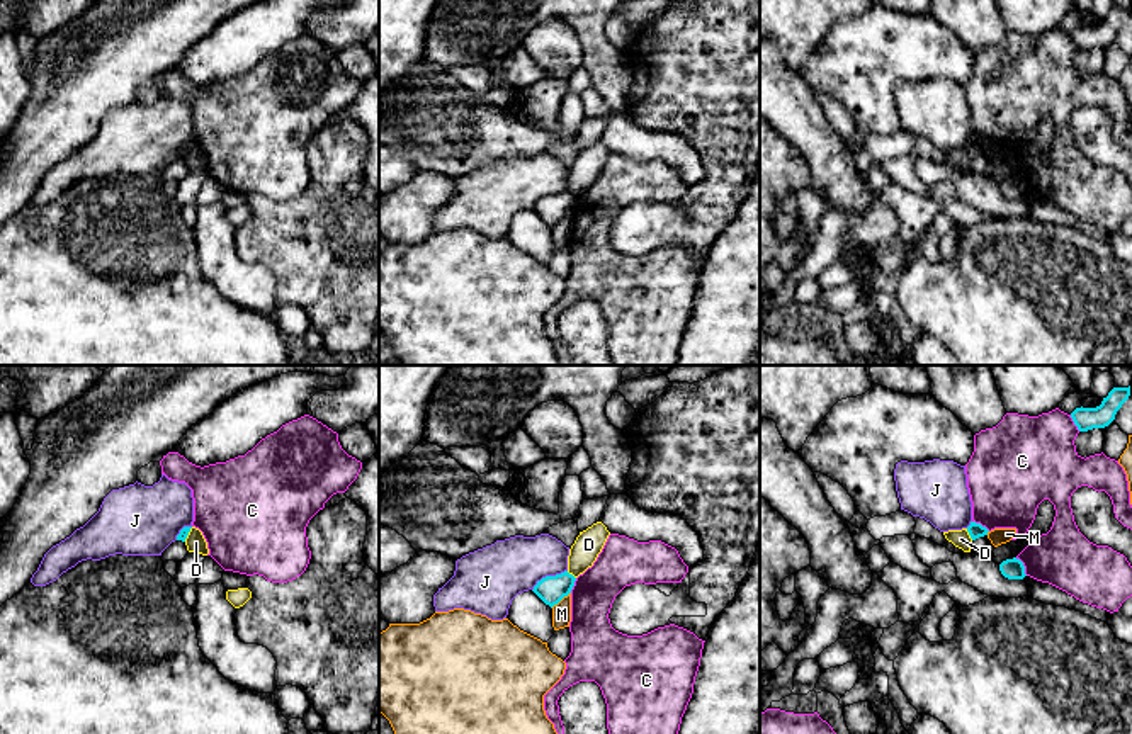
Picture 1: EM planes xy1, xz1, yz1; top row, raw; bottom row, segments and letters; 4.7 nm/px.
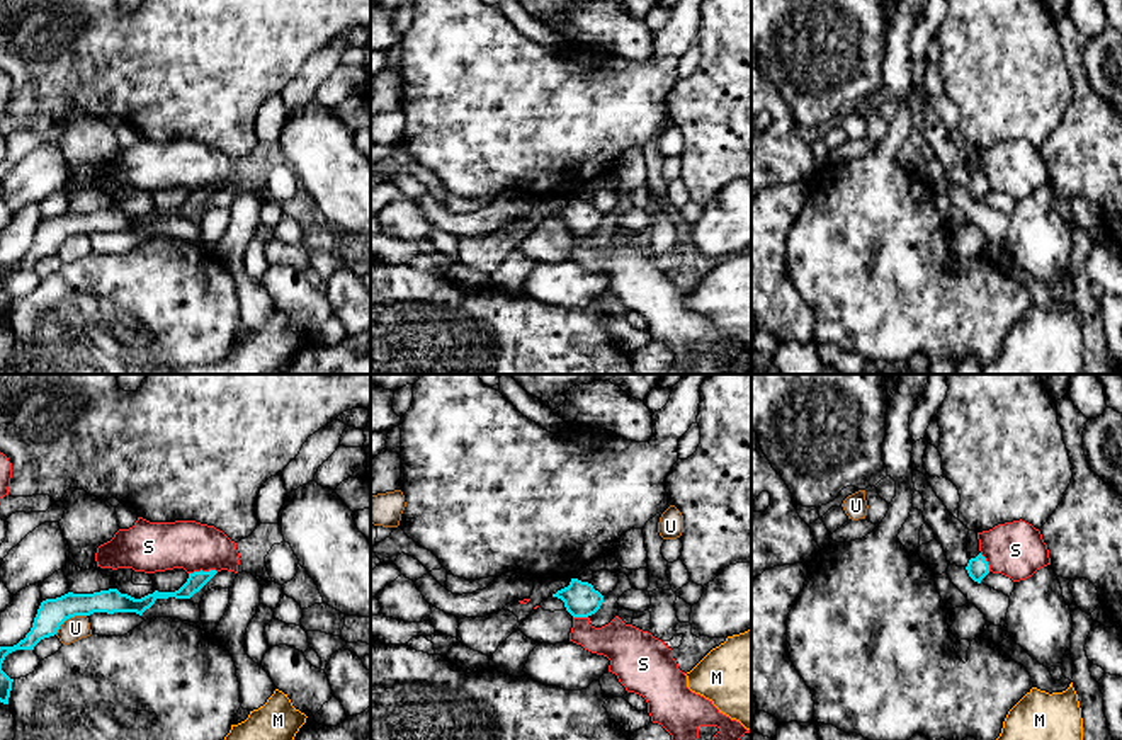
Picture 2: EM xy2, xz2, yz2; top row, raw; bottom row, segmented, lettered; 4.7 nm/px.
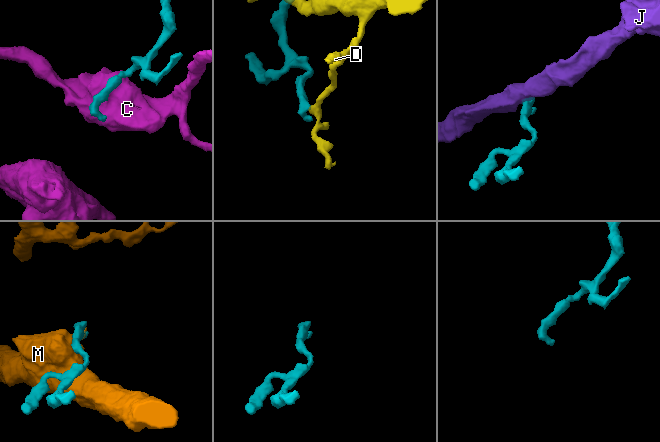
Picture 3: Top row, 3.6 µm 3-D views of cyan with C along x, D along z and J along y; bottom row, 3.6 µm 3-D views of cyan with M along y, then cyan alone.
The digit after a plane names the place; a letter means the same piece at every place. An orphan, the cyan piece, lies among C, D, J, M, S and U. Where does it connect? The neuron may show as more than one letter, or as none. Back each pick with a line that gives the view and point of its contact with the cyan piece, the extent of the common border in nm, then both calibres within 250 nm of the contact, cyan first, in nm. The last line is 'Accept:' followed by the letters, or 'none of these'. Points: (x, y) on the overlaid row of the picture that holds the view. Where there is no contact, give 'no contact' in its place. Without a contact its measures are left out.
Accept: none of these

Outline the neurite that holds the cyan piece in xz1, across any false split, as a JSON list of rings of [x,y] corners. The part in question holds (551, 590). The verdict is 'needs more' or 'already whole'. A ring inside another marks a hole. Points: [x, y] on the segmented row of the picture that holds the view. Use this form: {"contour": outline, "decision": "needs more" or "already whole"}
{"contour": [[[568,571],[546,576],[534,586],[534,593],[551,608],[568,596],[574,586],[576,578]]], "decision": "already whole"}

